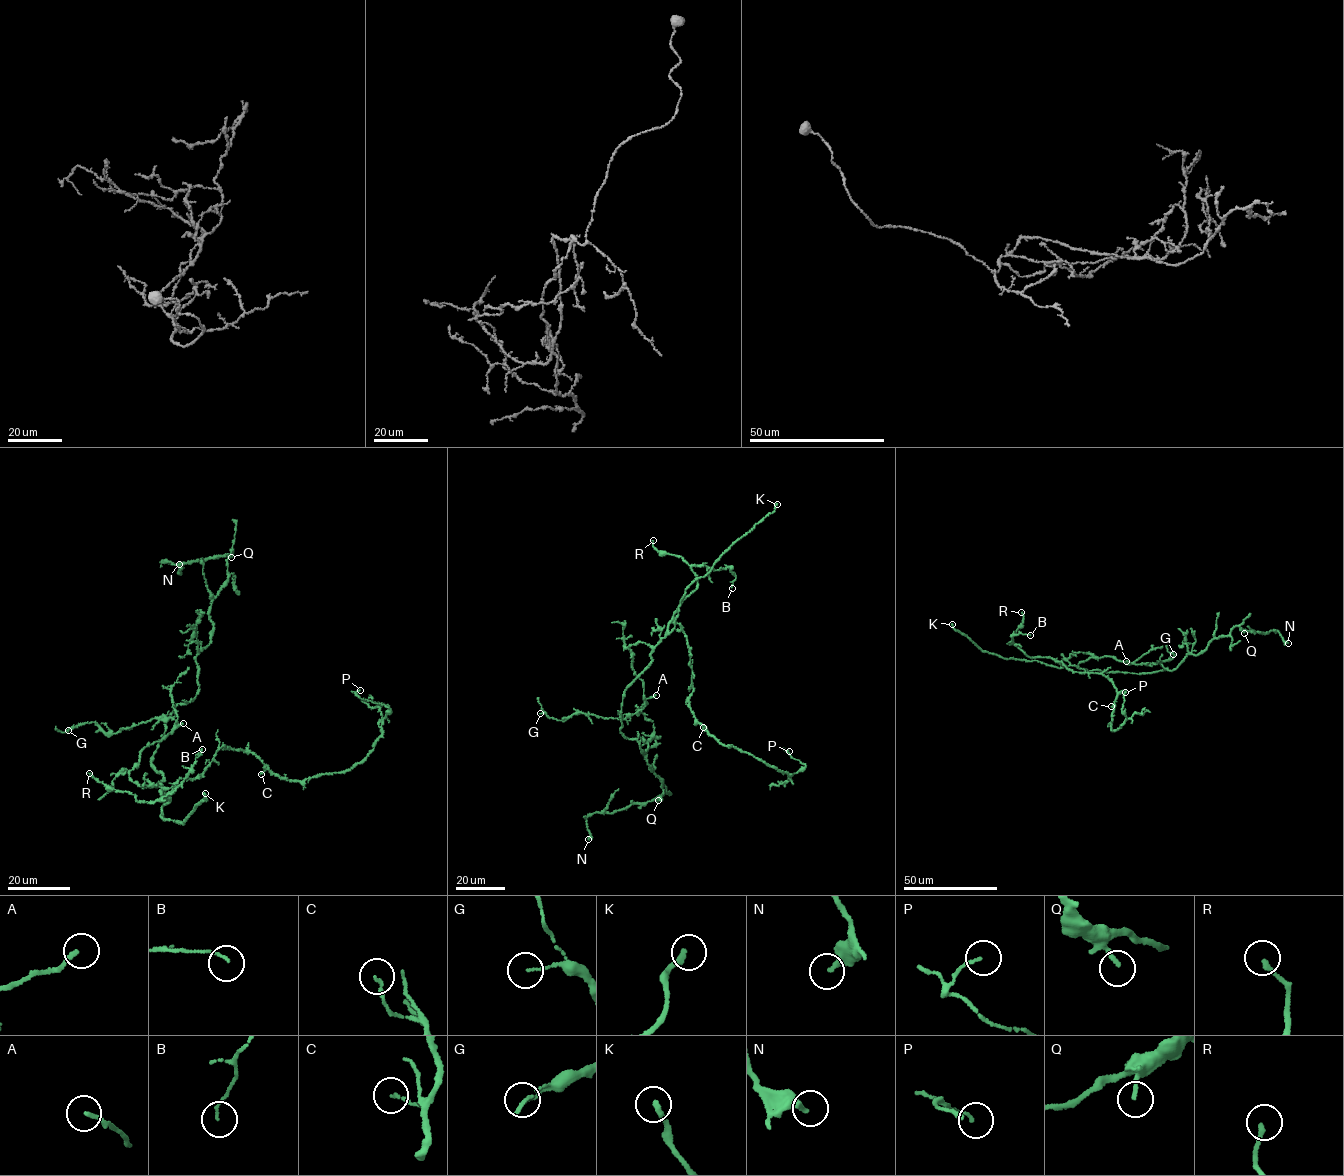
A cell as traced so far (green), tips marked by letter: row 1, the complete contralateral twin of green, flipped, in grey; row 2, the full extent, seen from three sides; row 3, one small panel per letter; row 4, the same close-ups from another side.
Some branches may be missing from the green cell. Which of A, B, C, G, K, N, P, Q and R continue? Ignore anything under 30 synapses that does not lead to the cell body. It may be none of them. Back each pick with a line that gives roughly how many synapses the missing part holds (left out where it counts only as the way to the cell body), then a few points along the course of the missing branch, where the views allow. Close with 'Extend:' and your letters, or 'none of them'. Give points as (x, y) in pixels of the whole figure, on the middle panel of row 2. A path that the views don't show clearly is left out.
K: Course of what is missing: (777, 504), (782, 494), (823, 476), (838, 462), (835, 460)
Extend: K

